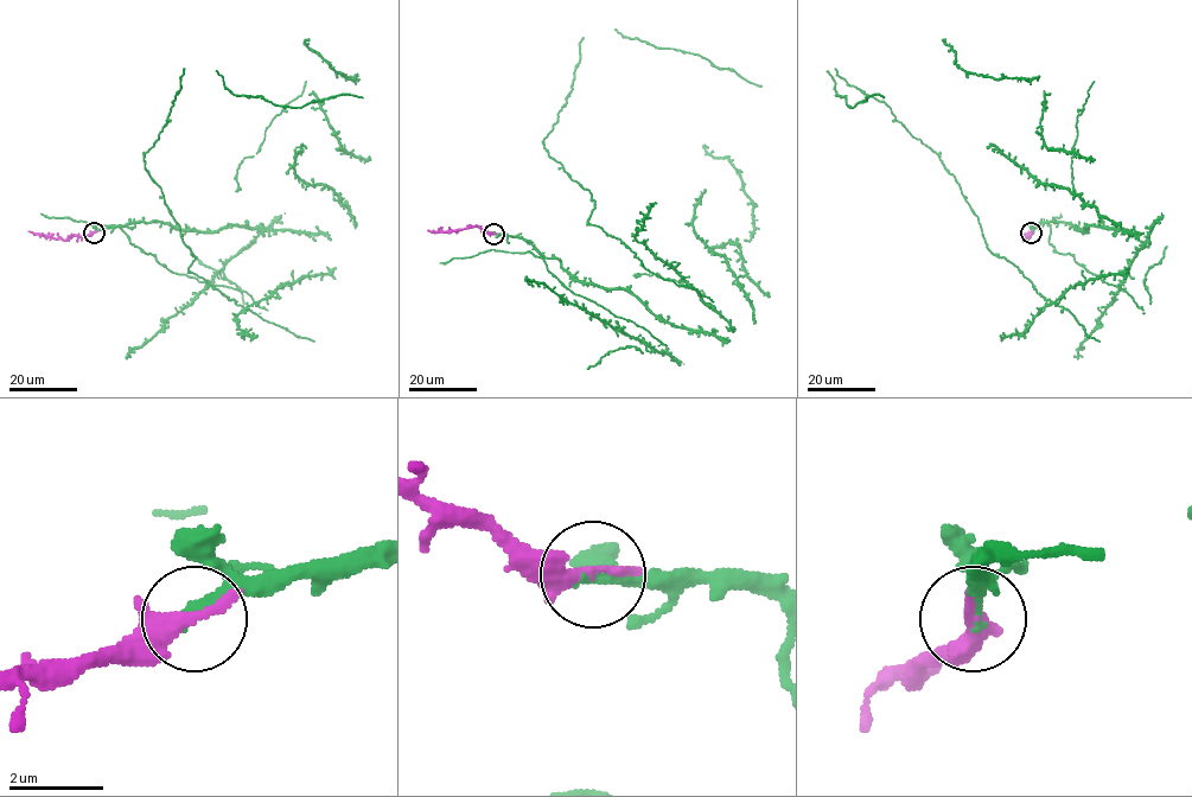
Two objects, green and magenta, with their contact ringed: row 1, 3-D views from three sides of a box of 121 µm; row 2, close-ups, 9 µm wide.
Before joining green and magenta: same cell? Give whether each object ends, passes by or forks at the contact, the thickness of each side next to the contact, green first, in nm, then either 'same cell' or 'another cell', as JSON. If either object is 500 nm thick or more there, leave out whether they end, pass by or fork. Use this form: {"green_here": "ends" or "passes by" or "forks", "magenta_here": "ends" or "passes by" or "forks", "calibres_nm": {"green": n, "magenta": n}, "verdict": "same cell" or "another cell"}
{"green_here": "passes by", "magenta_here": "passes by", "calibres_nm": {"green": 190, "magenta": 300}, "verdict": "same cell"}

